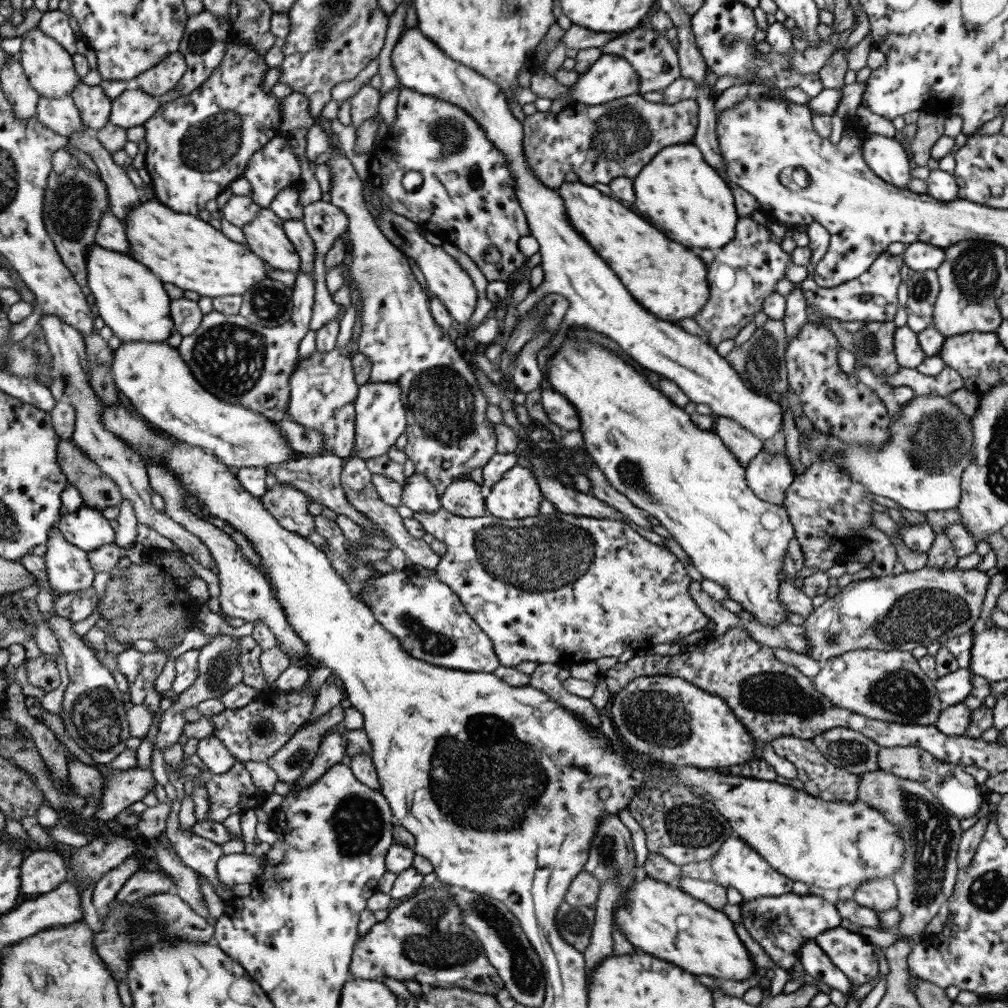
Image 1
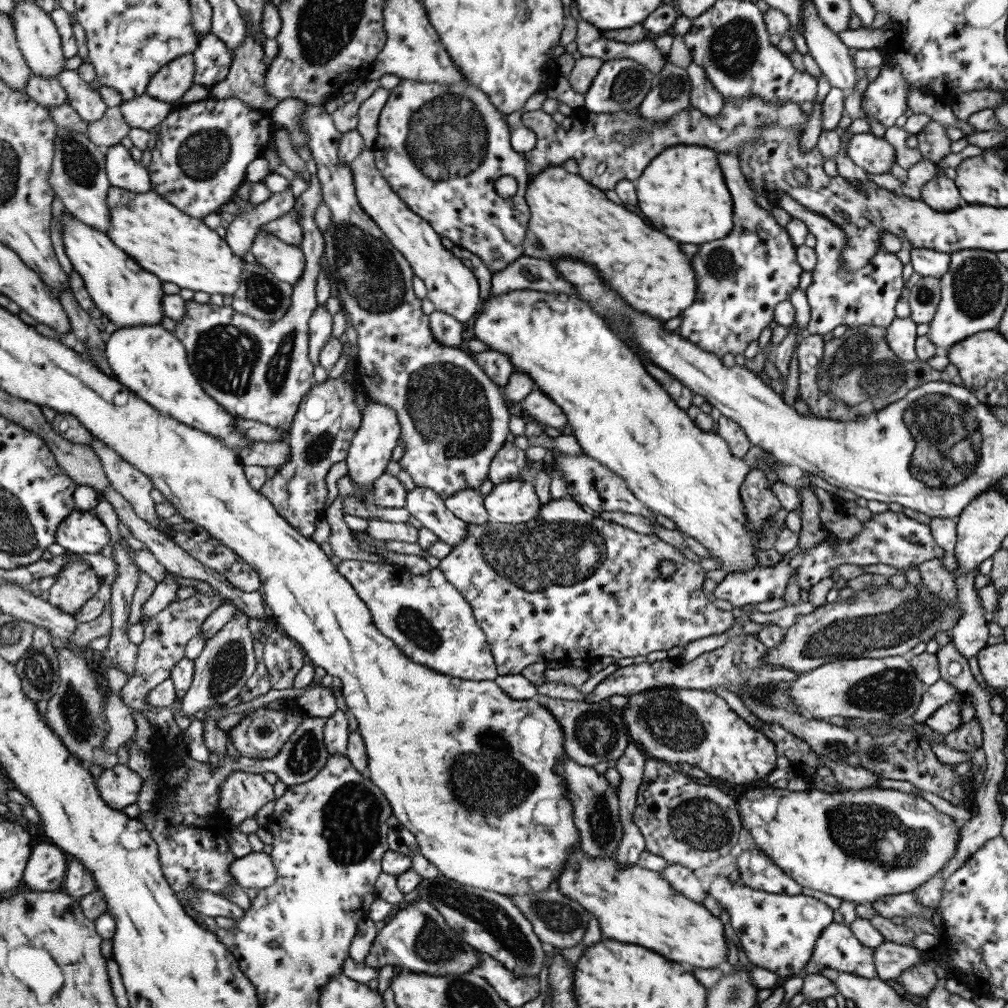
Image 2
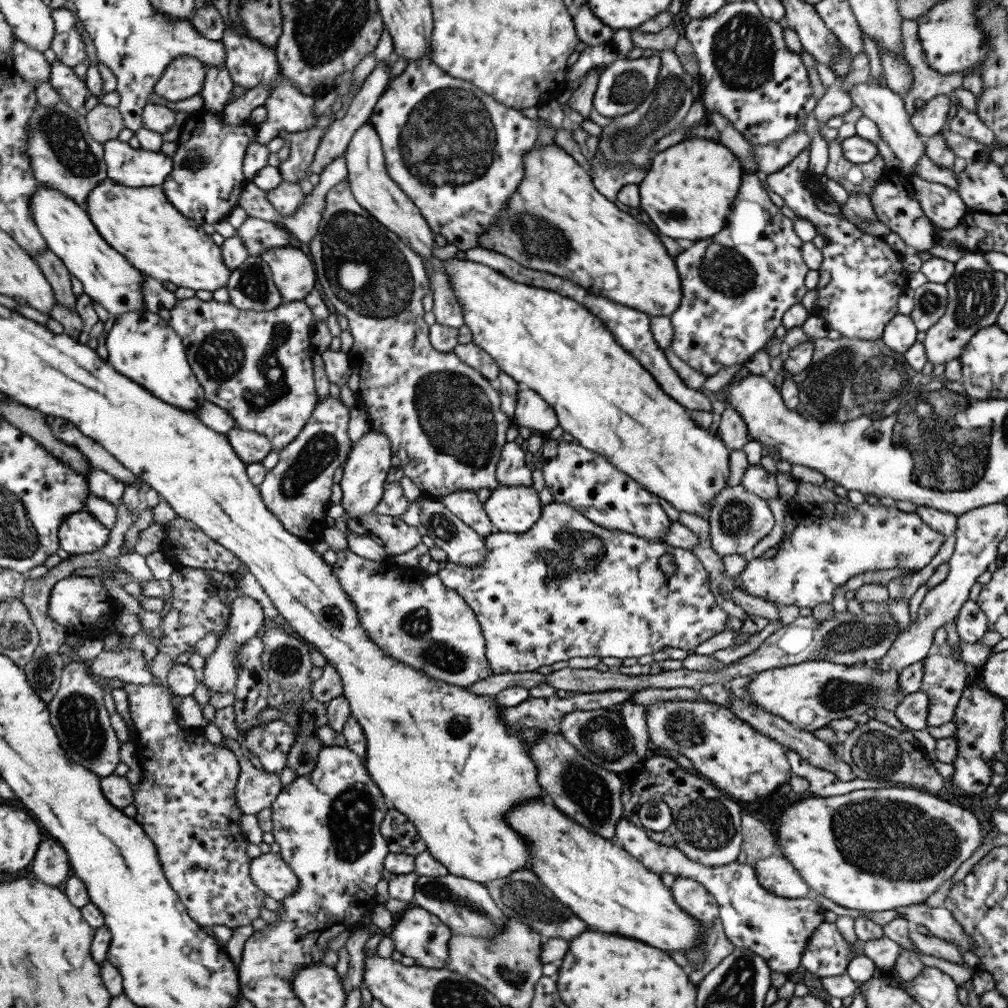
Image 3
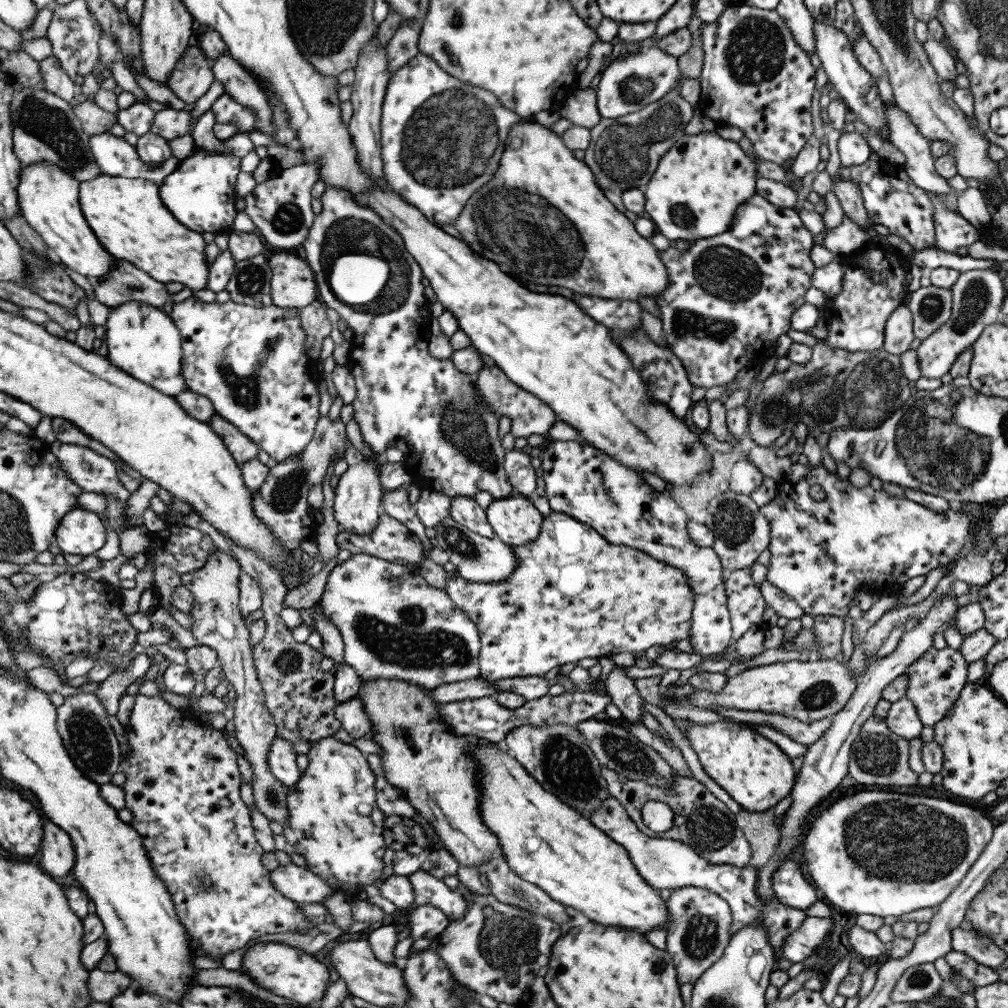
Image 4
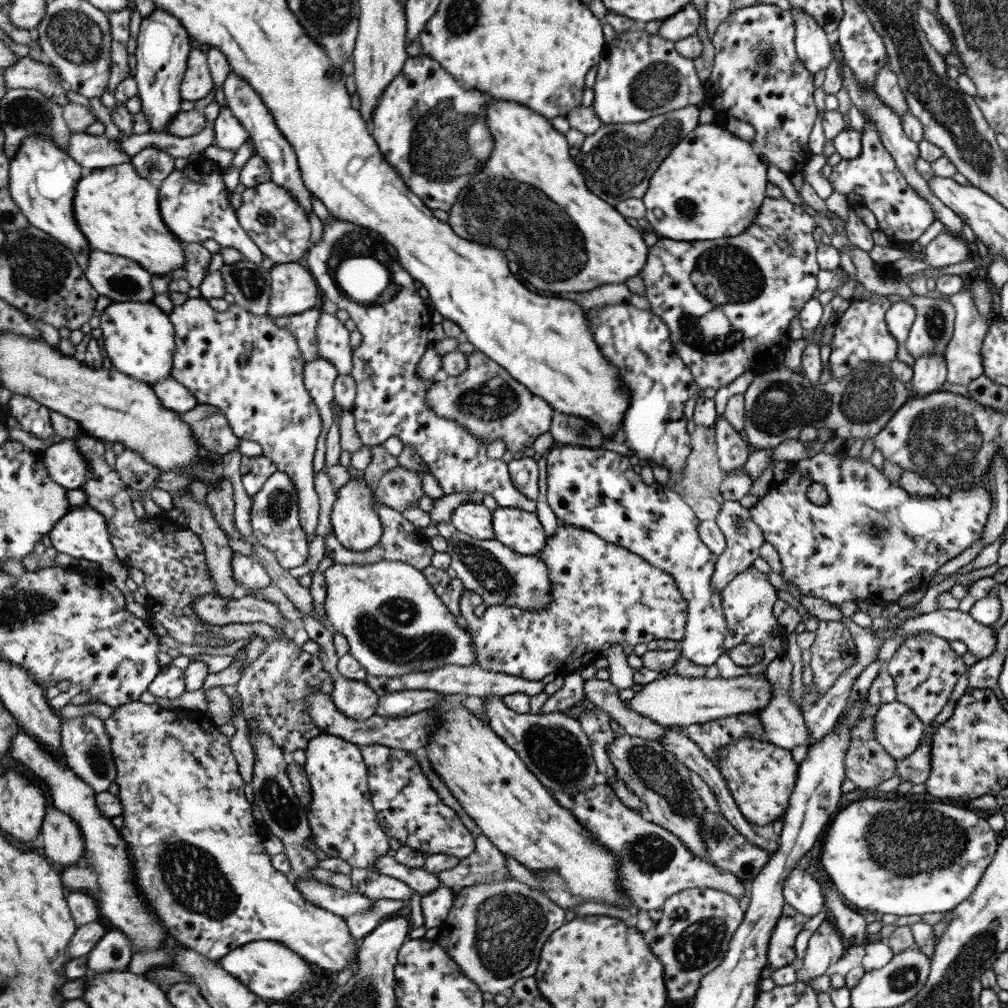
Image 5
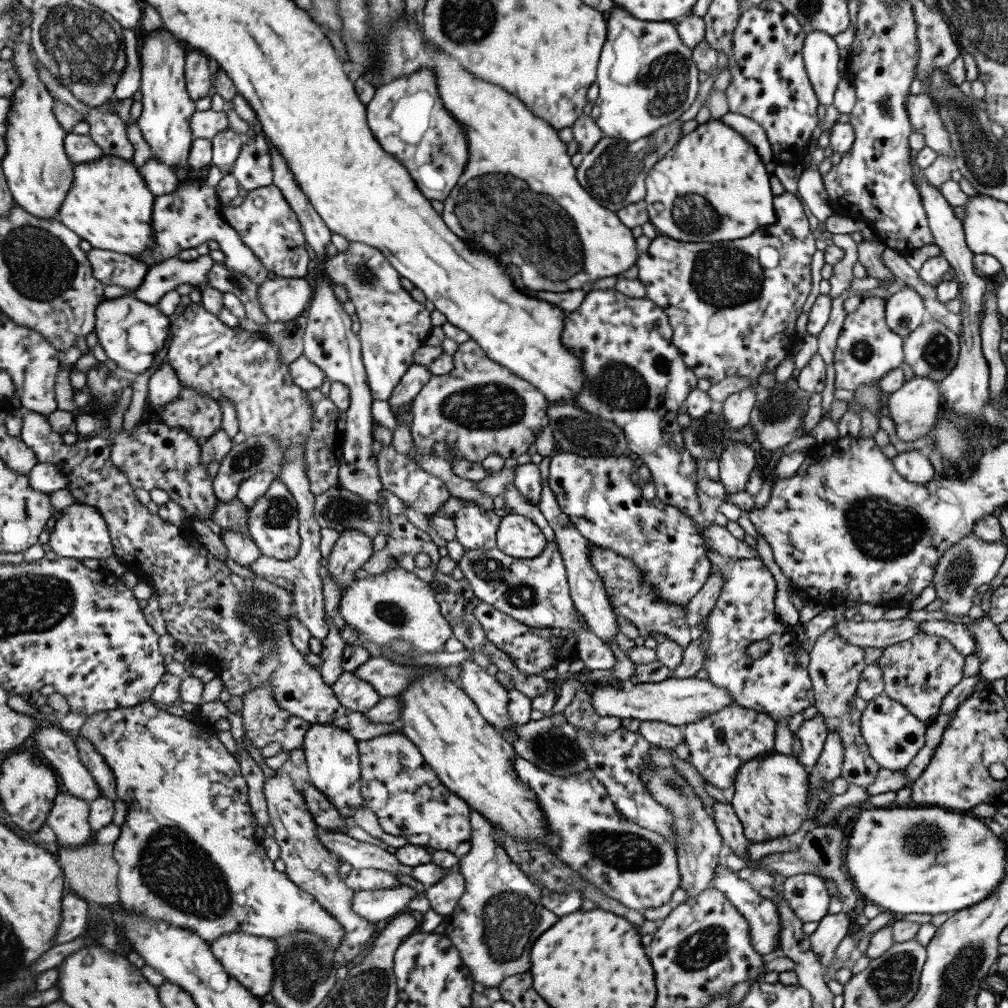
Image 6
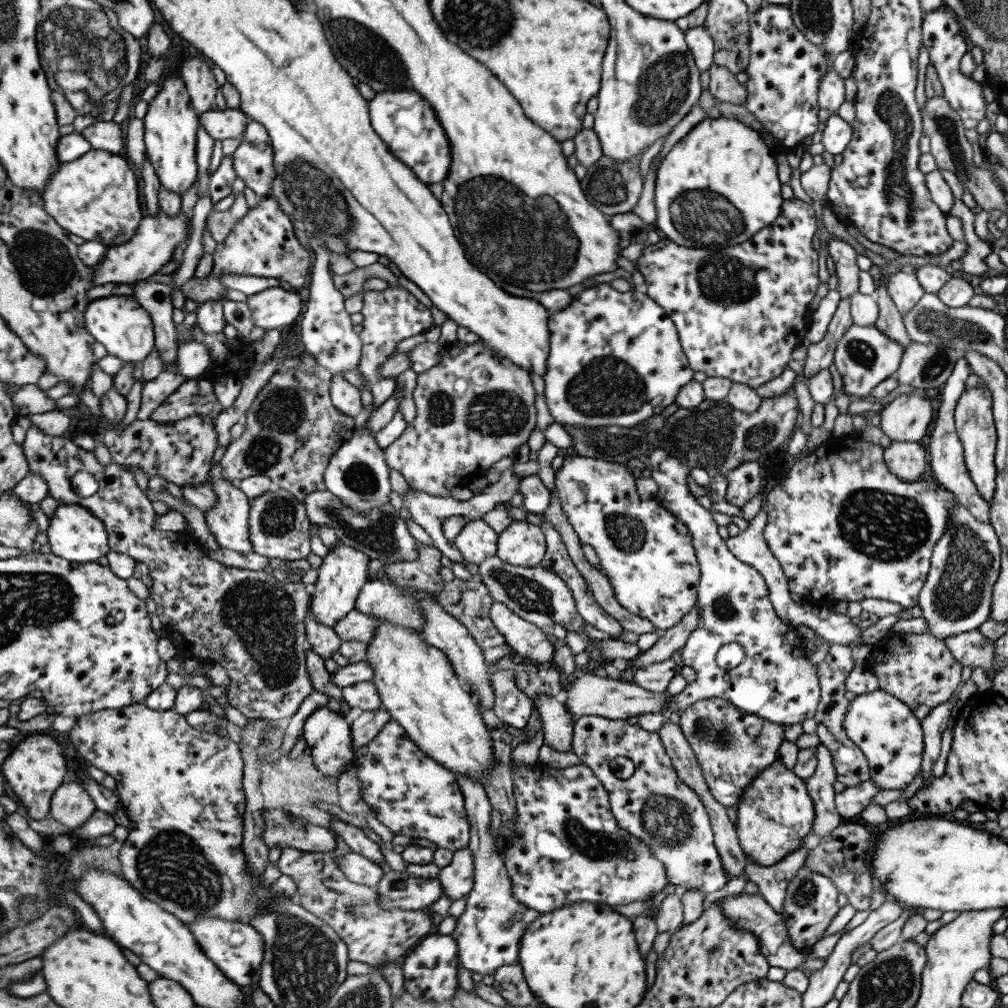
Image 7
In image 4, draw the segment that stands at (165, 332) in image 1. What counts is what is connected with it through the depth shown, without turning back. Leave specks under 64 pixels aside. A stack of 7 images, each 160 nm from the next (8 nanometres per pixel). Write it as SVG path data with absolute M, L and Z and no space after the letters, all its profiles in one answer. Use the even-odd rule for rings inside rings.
M38 162L22 170L18 186L19 204L22 214L44 241L75 272L85 276L93 286L112 272L118 262L99 240L87 222L80 202L81 181L69 170L50 162Z

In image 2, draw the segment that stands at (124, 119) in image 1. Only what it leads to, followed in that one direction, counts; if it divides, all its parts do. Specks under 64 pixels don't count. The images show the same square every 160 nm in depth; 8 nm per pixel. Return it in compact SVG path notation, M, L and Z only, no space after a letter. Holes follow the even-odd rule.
M147 93L132 98L130 101L123 101L120 105L125 121L129 123L131 129L147 131L152 131L159 124L163 124L167 115L171 114L175 107L175 105L157 100Z

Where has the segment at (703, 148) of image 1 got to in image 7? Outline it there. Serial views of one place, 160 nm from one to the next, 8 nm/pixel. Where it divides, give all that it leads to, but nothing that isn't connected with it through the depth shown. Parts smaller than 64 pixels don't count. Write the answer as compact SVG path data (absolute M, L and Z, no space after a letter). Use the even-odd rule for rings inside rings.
M792 197L788 200L783 199L779 216L770 225L767 225L764 230L759 230L751 235L745 242L735 246L686 247L675 244L667 238L659 239L655 244L643 244L642 253L637 260L634 260L634 263L636 269L644 278L645 294L652 301L655 301L673 322L682 352L693 373L702 372L706 377L727 378L733 383L740 383L749 386L751 389L757 389L764 382L778 377L783 370L788 368L787 363L792 360L792 350L805 337L809 322L807 304L811 302L818 286L817 282L819 282L819 279L817 279L817 253L811 246L817 226L811 204Z

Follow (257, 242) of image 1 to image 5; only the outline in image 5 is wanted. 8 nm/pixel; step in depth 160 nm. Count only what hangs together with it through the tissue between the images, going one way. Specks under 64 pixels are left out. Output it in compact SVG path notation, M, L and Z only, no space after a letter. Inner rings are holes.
M302 262L273 263L267 314L273 318L294 315L318 306L317 286Z

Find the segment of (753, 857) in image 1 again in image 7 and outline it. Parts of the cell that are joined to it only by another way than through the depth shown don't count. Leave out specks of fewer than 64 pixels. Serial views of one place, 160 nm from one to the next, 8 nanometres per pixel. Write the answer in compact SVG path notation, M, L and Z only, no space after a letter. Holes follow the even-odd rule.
M807 867L799 868L787 884L783 899L784 911L781 914L786 926L786 937L789 938L793 948L809 948L823 938L822 932L839 910L837 895L833 881L827 876L819 875Z

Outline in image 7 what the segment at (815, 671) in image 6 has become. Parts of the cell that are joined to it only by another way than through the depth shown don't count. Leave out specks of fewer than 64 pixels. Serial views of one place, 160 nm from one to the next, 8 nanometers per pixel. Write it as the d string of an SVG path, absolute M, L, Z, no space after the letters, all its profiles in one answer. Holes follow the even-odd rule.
M831 643L827 648L827 653L823 660L816 664L816 674L818 675L818 685L820 688L820 699L812 714L815 720L815 734L818 736L818 744L829 749L832 758L832 765L835 769L837 782L850 787L870 779L868 762L864 754L855 746L855 743L846 735L842 727L842 720L848 709L848 700L845 699L845 679L848 672L854 667L856 662L851 659L851 651L847 645Z

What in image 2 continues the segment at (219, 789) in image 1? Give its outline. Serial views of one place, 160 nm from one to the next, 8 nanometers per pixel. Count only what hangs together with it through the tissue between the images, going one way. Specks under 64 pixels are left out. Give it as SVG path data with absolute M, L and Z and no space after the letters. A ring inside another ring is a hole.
M235 771L223 782L223 804L219 804L217 812L238 826L243 820L253 818L263 805L273 799L272 785L263 779L262 774Z

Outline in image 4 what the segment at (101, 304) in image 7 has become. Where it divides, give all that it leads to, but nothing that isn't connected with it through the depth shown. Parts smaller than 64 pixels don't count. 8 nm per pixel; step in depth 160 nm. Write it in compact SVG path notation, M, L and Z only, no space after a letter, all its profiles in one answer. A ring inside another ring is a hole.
M131 301L119 307L107 318L105 325L107 358L114 366L125 370L129 375L157 387L163 394L177 397L188 390L183 378L183 340L174 319L163 309L146 302Z

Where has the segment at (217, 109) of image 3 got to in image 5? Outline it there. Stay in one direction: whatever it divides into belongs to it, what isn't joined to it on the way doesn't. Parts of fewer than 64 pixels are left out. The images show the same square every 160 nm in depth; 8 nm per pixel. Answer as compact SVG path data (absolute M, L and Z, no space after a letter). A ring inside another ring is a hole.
M220 106L218 117L213 122L216 131L214 145L235 152L248 138L247 131L237 122L227 106Z

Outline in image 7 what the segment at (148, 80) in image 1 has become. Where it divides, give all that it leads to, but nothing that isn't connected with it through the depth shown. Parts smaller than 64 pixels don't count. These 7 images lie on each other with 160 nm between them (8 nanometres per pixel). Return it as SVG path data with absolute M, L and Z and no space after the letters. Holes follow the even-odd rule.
M201 58L185 60L179 73L188 86L198 114L210 111L214 107L215 96L219 92L219 84L211 71L211 63L204 62Z

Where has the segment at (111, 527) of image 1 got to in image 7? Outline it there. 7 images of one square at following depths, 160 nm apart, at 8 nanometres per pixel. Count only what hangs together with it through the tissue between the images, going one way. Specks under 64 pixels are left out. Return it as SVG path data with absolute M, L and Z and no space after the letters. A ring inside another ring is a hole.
M61 505L49 517L47 529L51 552L71 562L95 562L101 556L107 556L111 551L110 534L106 523L90 509L81 505Z

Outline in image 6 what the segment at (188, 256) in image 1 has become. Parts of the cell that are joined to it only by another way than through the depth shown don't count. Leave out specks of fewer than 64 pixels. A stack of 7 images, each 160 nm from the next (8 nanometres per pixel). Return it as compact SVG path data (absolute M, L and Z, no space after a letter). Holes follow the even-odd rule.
M105 155L99 160L74 165L75 182L56 220L74 230L82 239L87 240L94 248L112 250L129 256L140 256L154 246L154 204L157 200L150 189L141 170L131 160L115 155Z

